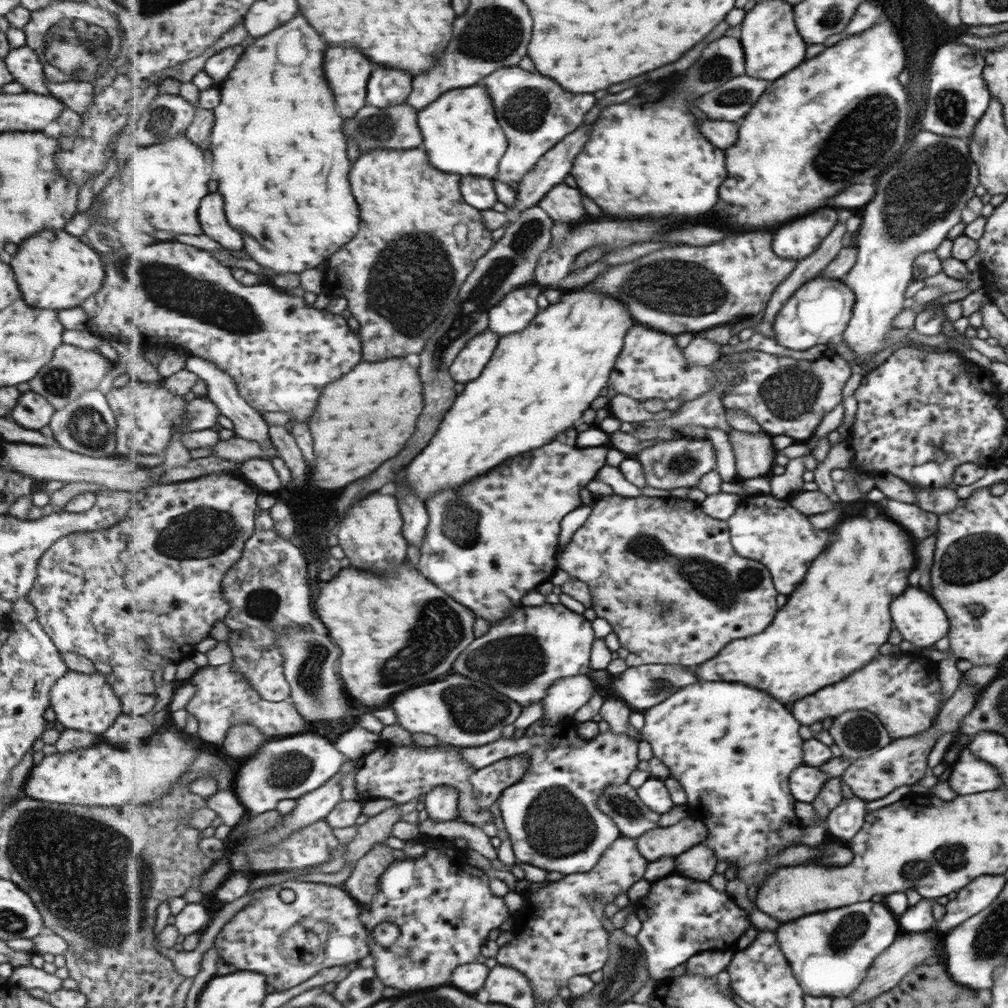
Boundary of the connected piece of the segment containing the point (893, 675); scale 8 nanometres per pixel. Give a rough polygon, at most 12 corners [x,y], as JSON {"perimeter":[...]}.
{"perimeter":[[889,656],[792,702],[809,726],[872,712],[890,738],[926,732],[943,704],[927,660]]}

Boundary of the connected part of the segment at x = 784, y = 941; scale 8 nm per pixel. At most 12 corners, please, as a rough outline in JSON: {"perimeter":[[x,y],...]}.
{"perimeter":[[857,902],[776,929],[805,995],[847,997],[899,928]]}

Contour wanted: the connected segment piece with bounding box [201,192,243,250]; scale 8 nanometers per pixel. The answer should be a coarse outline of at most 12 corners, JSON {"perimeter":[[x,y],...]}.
{"perimeter":[[219,192],[201,204],[205,235],[228,250],[241,250],[243,236],[225,216]]}

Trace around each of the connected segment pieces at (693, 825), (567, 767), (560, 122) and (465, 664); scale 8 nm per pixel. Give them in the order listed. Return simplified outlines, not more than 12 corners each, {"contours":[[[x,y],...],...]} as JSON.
{"contours":[[[687,816],[636,838],[655,862],[675,858],[710,837],[708,826]],[[538,720],[465,749],[479,770],[531,757],[503,790],[516,857],[569,875],[622,835],[600,809],[628,782],[640,740]],[[517,66],[483,84],[509,142],[496,178],[519,184],[583,126],[595,94]],[[563,604],[511,612],[456,674],[530,707],[589,674],[593,622]]]}

